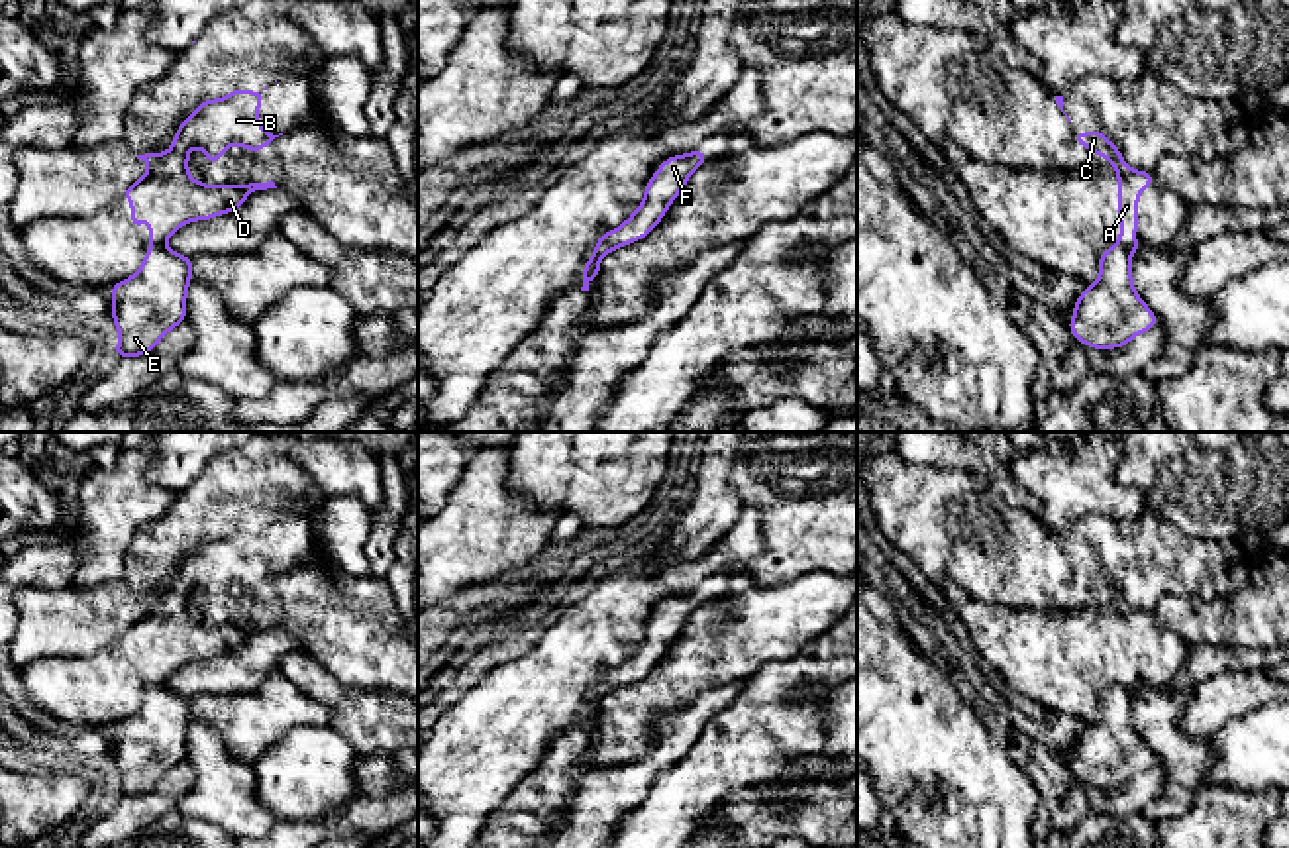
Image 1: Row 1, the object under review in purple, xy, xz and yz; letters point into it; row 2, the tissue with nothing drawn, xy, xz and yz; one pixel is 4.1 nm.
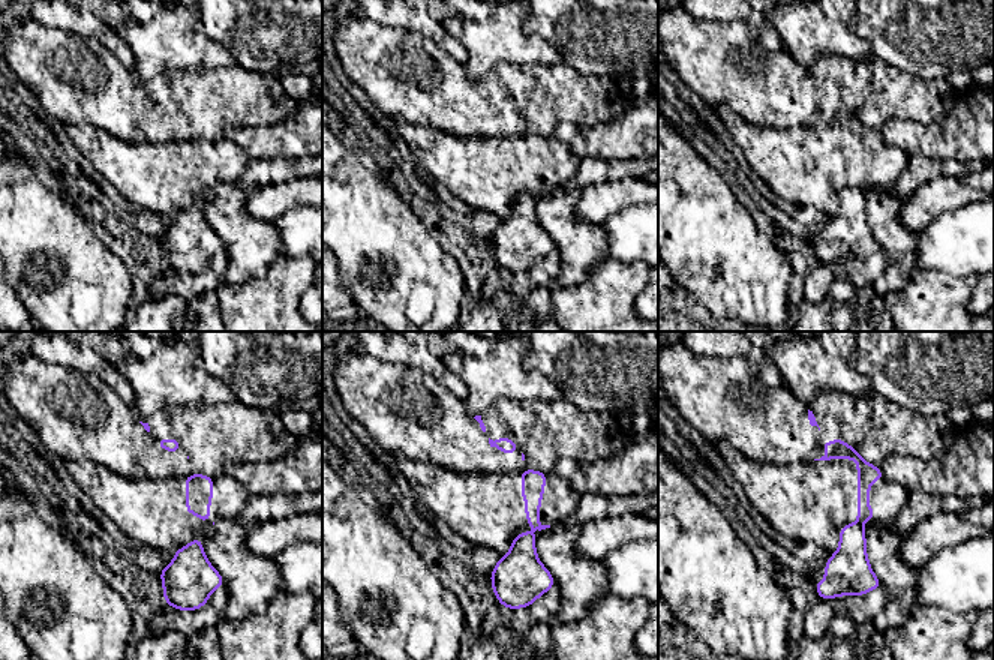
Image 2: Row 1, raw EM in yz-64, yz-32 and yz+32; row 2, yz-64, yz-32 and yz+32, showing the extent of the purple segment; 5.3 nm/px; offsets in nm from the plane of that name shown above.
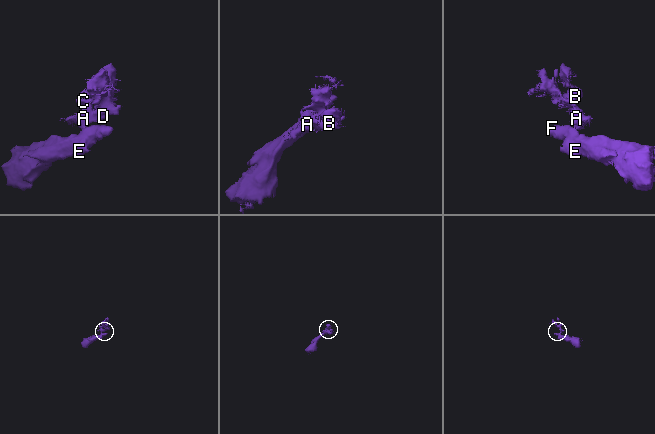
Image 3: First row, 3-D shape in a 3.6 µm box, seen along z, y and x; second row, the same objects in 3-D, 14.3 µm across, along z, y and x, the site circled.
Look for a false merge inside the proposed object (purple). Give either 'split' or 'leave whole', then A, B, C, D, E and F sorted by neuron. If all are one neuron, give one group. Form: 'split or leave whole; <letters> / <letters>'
split; A B C D / E F

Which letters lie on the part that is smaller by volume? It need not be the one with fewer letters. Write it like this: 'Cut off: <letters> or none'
Cut off: A, B, C, D

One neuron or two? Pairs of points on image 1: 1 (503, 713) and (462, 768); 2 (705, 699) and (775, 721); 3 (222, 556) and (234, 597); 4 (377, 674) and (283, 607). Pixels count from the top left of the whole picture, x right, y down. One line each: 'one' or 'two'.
1: one
2: two
3: two
4: one

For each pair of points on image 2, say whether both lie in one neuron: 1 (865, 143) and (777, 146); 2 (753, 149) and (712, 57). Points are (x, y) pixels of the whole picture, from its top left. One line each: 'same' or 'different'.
1: same
2: different

